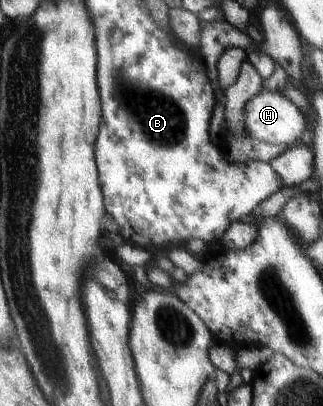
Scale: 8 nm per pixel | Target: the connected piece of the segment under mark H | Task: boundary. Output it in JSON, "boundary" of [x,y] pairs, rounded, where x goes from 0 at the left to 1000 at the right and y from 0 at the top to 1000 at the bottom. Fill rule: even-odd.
{"boundary":[[[805,222],[762,251],[759,266],[752,266],[759,333],[830,355],[923,355],[950,315],[947,281],[926,268],[892,239],[864,227]]]}

